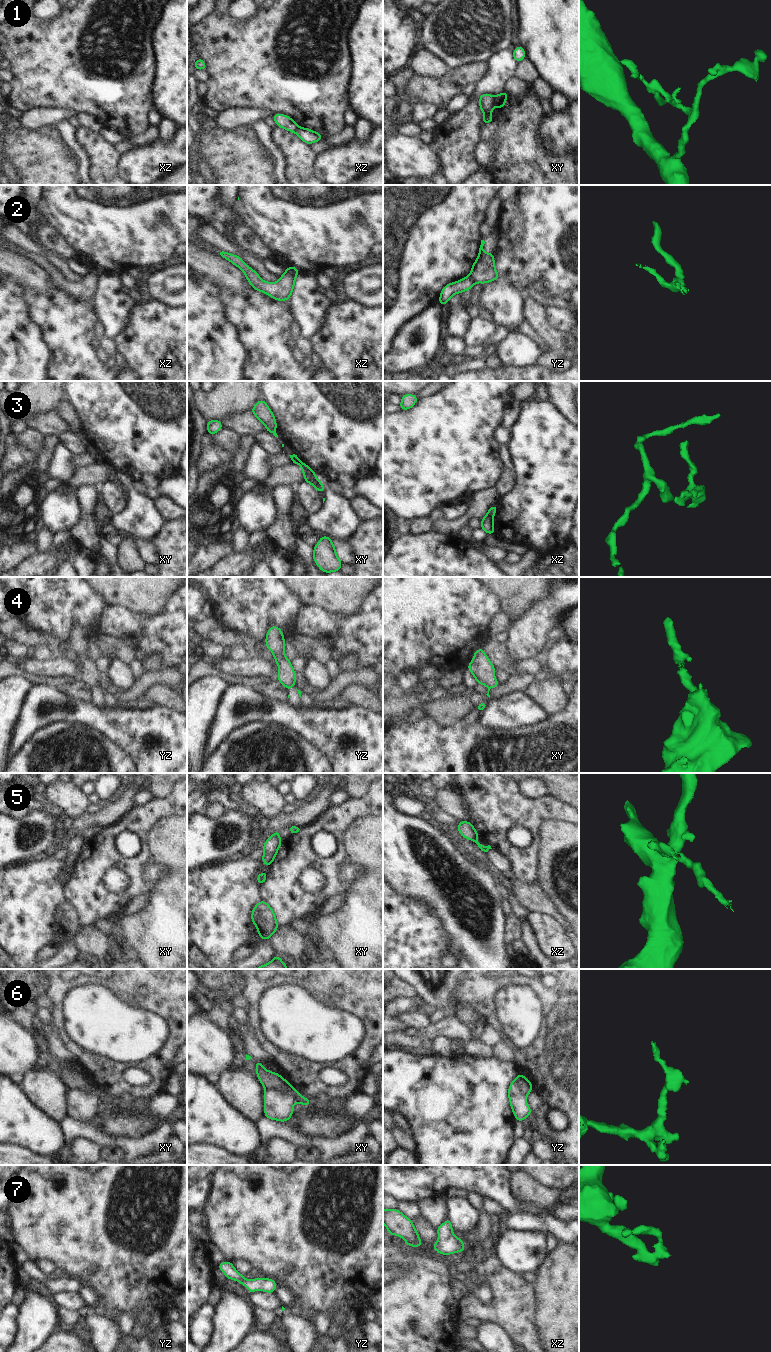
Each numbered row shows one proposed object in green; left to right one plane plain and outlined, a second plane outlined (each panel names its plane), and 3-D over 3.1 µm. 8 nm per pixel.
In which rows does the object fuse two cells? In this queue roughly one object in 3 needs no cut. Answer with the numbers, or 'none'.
1, 2, 3, 4, 5, 6

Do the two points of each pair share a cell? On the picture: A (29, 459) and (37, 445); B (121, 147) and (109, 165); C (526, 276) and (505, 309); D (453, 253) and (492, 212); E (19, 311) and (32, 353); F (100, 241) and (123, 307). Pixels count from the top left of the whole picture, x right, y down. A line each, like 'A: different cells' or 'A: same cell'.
A: different cells
B: different cells
C: different cells
D: different cells
E: same cell
F: different cells

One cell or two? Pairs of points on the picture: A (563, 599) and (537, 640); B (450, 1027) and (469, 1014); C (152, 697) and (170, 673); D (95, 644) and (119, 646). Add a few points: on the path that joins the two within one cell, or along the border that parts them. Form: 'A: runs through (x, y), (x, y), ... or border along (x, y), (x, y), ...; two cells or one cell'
A: runs through (553, 609), (537, 625), (537, 630); one cell
B: border along (456, 1013), (462, 1021), (473, 1026); two cells
C: border along (176, 686), (154, 683), (141, 695); two cells
D: runs through (101, 645), (113, 646); one cell

